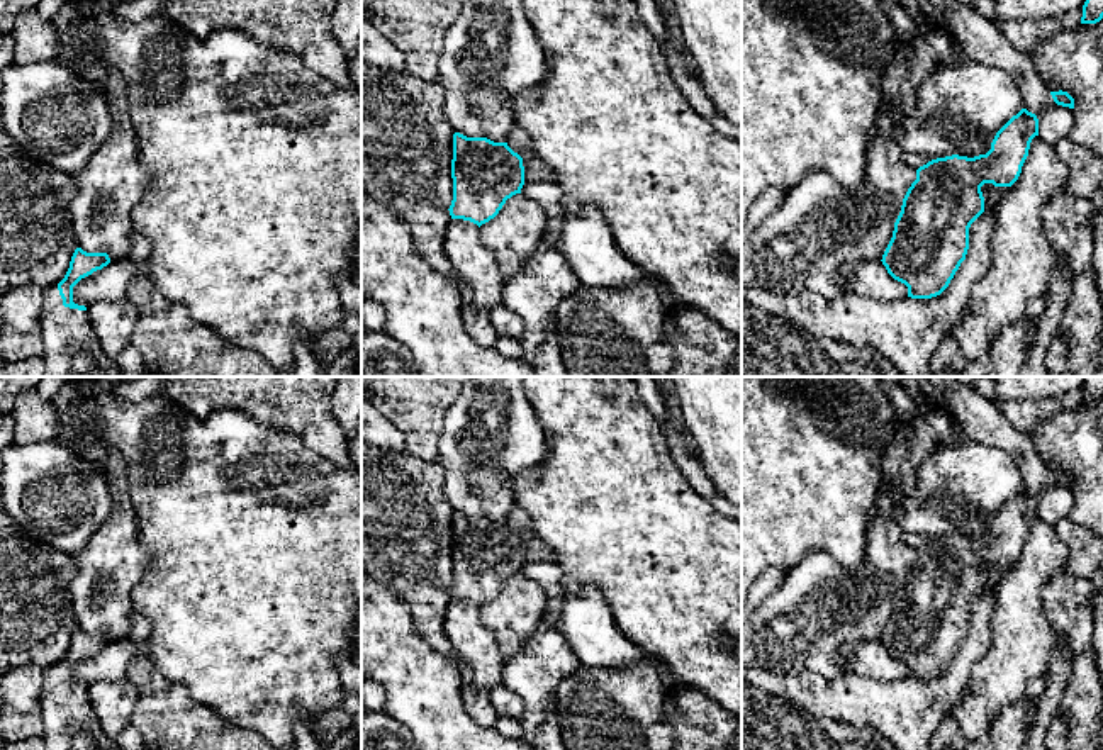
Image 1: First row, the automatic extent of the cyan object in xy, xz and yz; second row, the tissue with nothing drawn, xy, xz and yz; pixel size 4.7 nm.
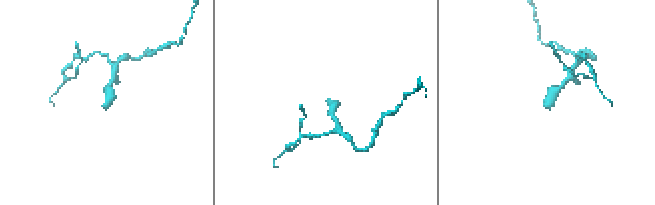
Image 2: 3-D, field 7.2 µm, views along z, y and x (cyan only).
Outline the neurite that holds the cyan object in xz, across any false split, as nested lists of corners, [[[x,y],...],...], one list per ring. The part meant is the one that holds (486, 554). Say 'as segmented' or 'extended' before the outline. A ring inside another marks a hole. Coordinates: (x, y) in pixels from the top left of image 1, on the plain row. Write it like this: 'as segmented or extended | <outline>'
as segmented | [[[455,512],[451,558],[451,599],[470,601],[480,607],[499,594],[507,579],[521,574],[523,538],[507,523]]]

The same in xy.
extended | [[[76,628],[59,663],[42,670],[42,740],[46,750],[119,750],[98,723],[87,687],[73,682],[73,667],[110,643],[107,633]]]

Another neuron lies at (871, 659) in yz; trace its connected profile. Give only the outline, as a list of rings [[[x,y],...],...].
[[[882,641],[860,643],[852,657],[835,655],[833,662],[847,672],[865,675],[876,680],[896,680],[908,677],[908,667],[894,660]]]

